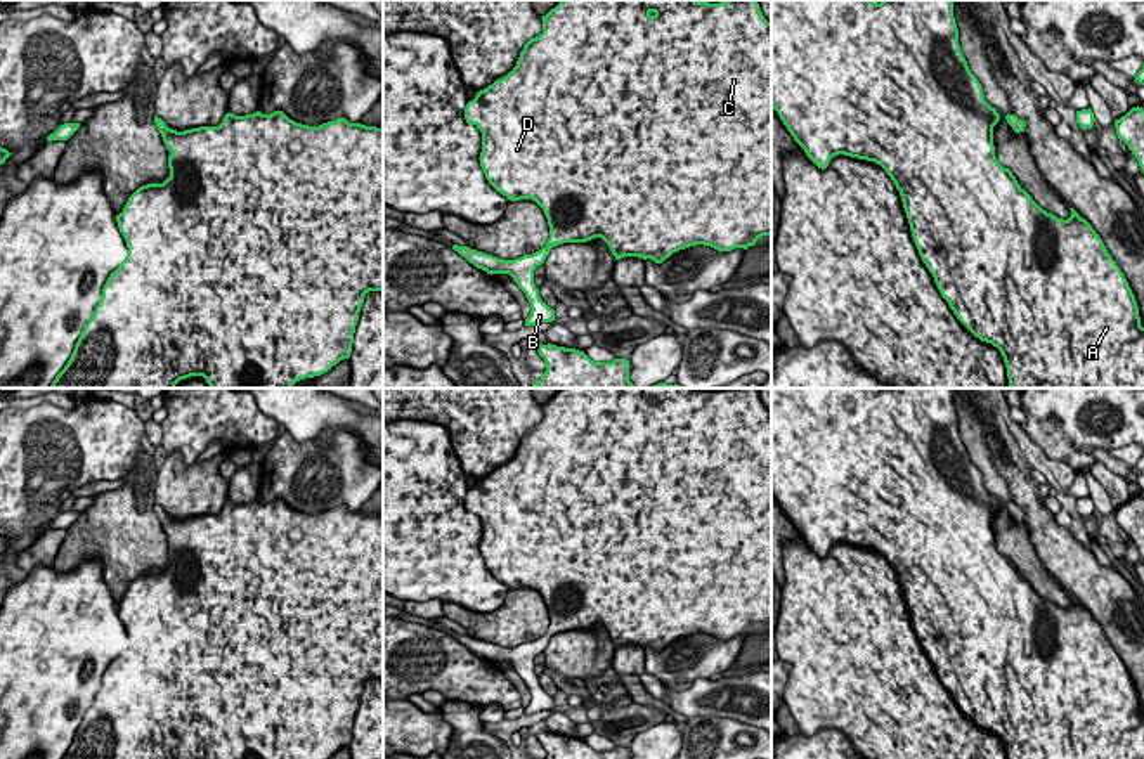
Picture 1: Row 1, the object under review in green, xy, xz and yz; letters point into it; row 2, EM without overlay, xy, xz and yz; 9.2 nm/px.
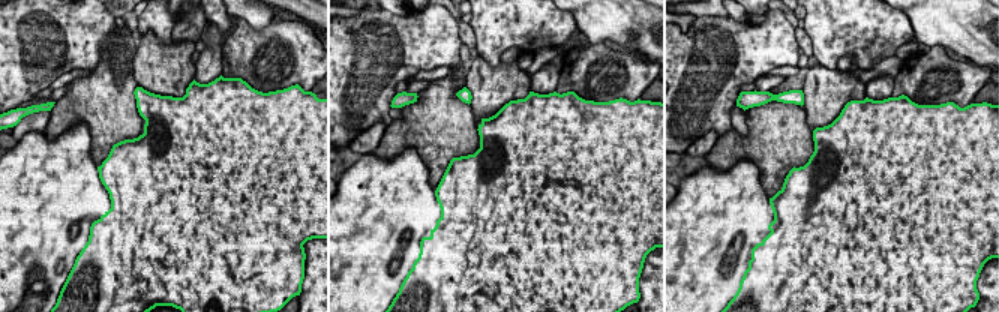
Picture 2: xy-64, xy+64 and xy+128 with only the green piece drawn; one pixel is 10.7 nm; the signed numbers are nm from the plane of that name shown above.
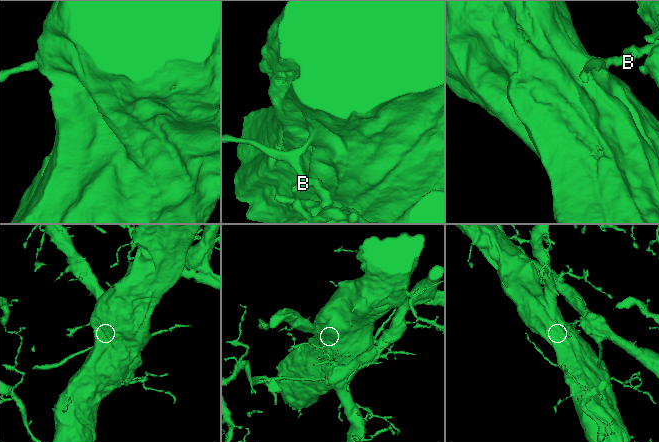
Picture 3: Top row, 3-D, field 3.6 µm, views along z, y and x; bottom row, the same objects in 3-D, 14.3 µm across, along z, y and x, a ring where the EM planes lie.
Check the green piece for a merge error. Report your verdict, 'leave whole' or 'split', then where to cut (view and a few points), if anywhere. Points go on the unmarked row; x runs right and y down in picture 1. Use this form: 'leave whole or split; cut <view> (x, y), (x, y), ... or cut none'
split; cut xz (546, 633), (550, 638)

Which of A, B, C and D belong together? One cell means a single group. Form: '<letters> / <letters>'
A C D / B

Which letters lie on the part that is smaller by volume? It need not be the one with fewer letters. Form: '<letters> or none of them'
B

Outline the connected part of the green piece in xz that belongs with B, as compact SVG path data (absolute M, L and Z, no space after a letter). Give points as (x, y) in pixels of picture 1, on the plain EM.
M452 634L461 645L465 645L477 657L485 658L487 662L510 662L518 676L525 681L530 691L530 704L525 707L525 714L536 714L541 710L553 710L555 698L549 697L539 684L539 678L534 672L534 658L544 652L549 643L549 636L544 634L532 643L523 643L515 648L503 648L468 634Z

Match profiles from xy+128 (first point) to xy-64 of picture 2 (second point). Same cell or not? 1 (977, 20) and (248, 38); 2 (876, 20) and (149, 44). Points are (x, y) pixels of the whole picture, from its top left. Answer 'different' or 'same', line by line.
1: different
2: different

